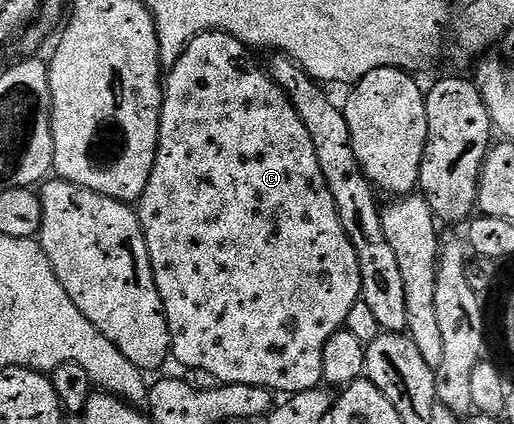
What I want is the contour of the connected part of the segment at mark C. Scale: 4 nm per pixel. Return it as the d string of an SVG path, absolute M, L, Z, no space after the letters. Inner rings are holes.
M205 31L197 36L190 45L183 51L183 55L177 61L175 67L170 68L165 79L165 90L163 93L163 112L161 113L161 125L159 126L159 144L157 145L157 157L153 165L153 173L149 177L149 185L145 193L140 197L137 204L137 214L139 223L143 226L143 236L149 249L149 261L153 265L153 277L157 281L157 293L163 302L163 312L169 325L171 334L171 355L183 367L192 367L195 371L204 371L207 375L212 375L212 380L220 384L236 383L237 385L249 385L250 387L265 387L272 393L284 391L284 396L290 397L308 391L323 383L322 358L325 357L325 341L333 337L333 333L344 330L349 309L361 298L361 265L357 261L357 253L341 225L341 217L337 205L333 201L333 193L329 193L329 185L321 173L321 165L317 165L317 149L313 149L313 137L309 137L309 129L301 121L299 114L295 112L295 106L291 103L291 98L280 89L279 84L267 74L262 66L255 67L251 60L252 52L243 46L241 41L237 41L232 35L226 35L223 31Z

